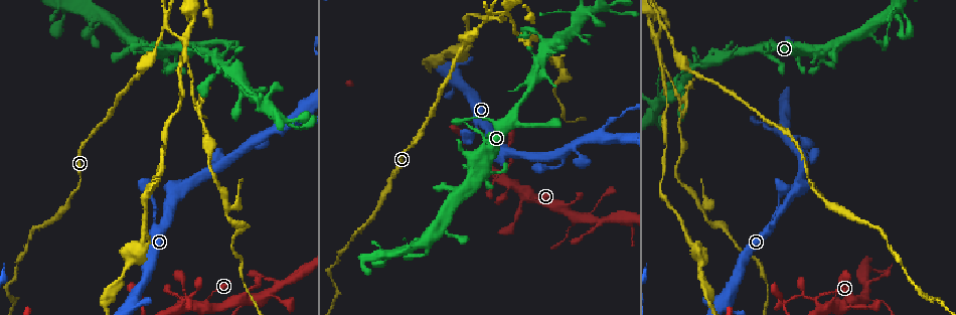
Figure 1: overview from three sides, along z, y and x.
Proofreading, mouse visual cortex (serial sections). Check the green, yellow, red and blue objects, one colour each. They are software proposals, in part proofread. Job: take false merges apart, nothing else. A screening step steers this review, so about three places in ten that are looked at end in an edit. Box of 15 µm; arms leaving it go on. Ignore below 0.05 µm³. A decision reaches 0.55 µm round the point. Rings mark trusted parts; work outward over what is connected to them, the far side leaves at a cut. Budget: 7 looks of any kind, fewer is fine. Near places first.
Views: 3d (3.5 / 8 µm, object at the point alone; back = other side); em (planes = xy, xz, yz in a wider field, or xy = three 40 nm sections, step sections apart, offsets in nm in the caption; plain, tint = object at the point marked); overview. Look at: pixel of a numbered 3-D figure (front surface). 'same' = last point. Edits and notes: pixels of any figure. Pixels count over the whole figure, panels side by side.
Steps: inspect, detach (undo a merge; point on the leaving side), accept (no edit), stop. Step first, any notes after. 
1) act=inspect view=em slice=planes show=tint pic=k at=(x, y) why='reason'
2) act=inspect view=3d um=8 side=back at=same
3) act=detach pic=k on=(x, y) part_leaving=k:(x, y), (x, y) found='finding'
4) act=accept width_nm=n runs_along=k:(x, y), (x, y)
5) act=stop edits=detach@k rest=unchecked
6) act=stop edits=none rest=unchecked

act=inspect view=3d um=3.5 pic=1 at=(665, 26) why='side arm on a straight run'

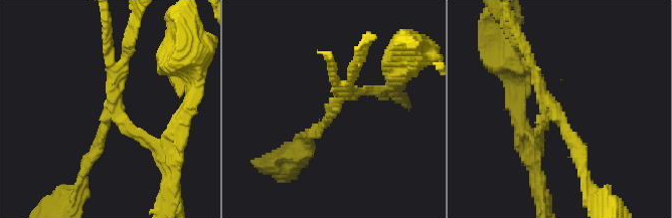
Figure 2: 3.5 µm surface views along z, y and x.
act=inspect view=em slice=xy step=3 show=tint pic=2 at=(335, 106) arms=3 arm_widths_nm=150,150,150 why='shape alone is not enough'

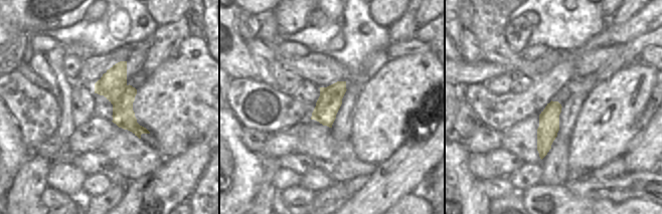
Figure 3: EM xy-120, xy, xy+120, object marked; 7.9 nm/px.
act=detach pic=2 on=(140, 138) part_leaving=2:(115, 113), (170, 159), (170, 183) found='a second cell is stuck on'

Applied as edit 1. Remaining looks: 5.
act=inspect view=overview

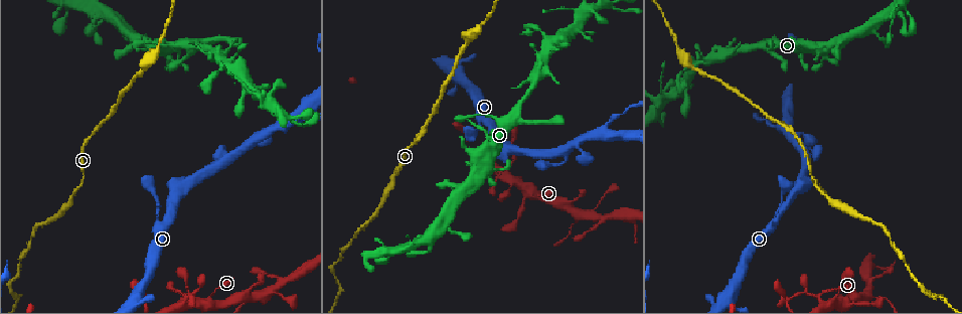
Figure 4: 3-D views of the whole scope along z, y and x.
act=inspect view=3d um=3.5 pic=4 at=(208, 298) why='thin arm on a thick one'

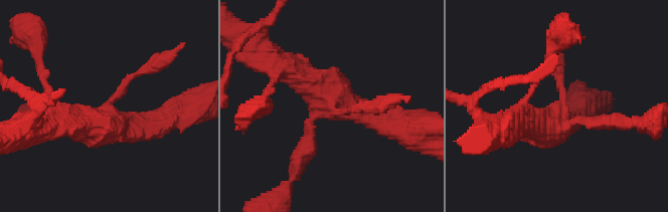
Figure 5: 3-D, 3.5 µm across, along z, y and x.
act=inspect view=em slice=planes show=tint pic=5 at=(333, 110) why='now the EM'

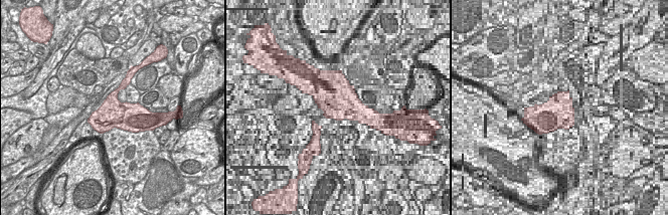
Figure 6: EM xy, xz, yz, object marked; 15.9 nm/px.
act=accept runs_along=5:(555, 63), (562, 91), (555, 125), (570, 125) found='one cell here'

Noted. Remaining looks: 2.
act=stop edits=detach@2 rest=unchecked

